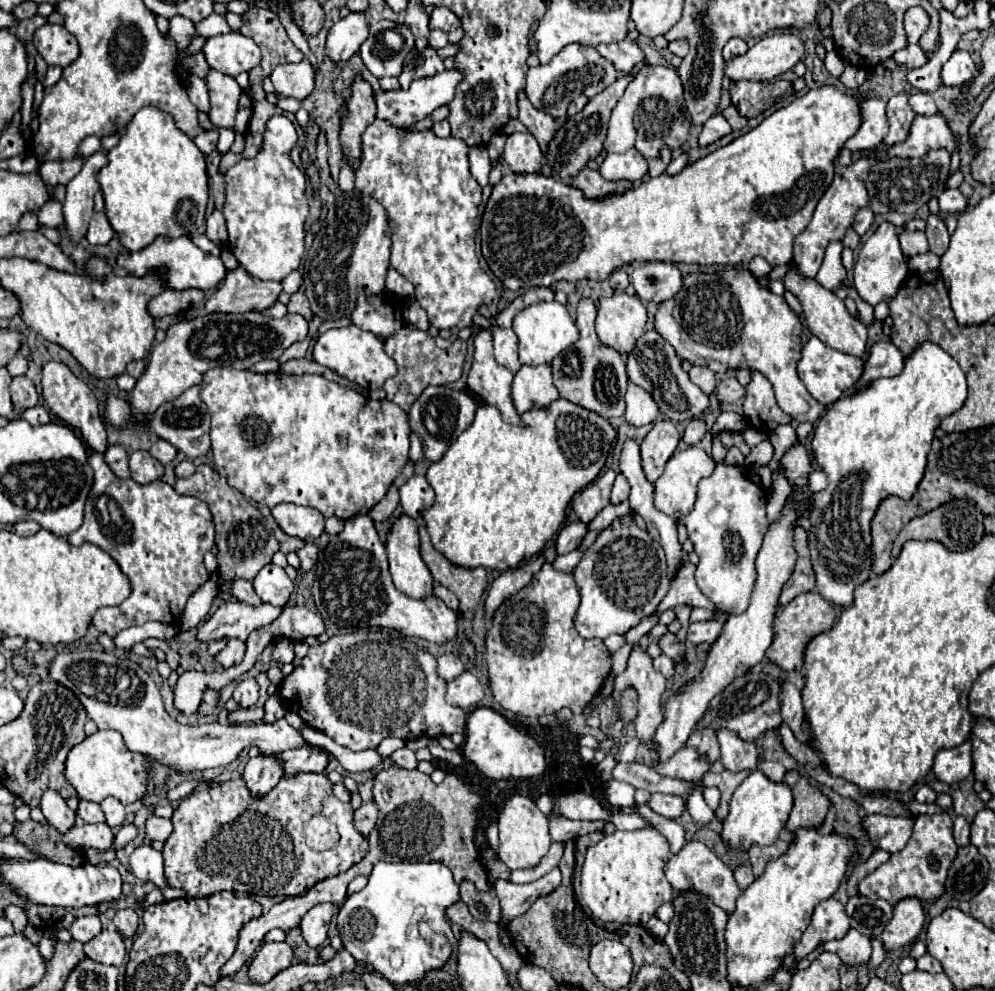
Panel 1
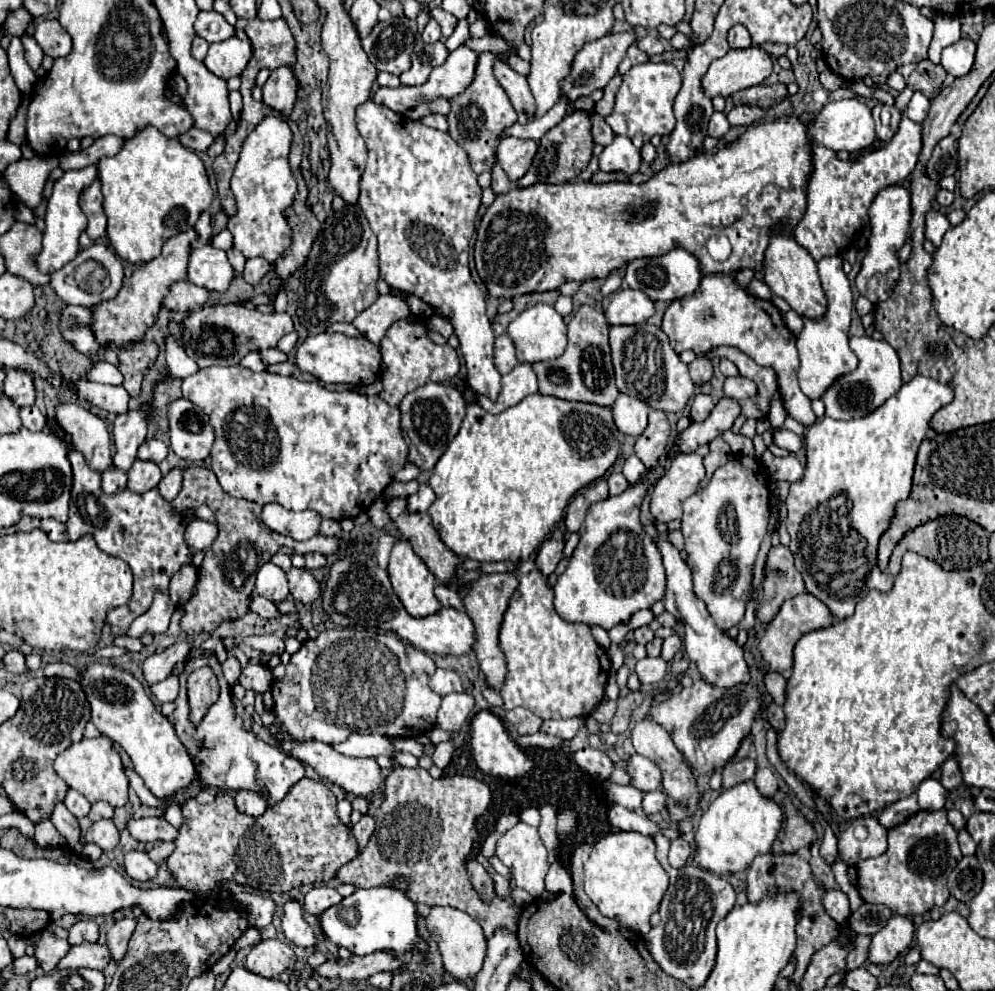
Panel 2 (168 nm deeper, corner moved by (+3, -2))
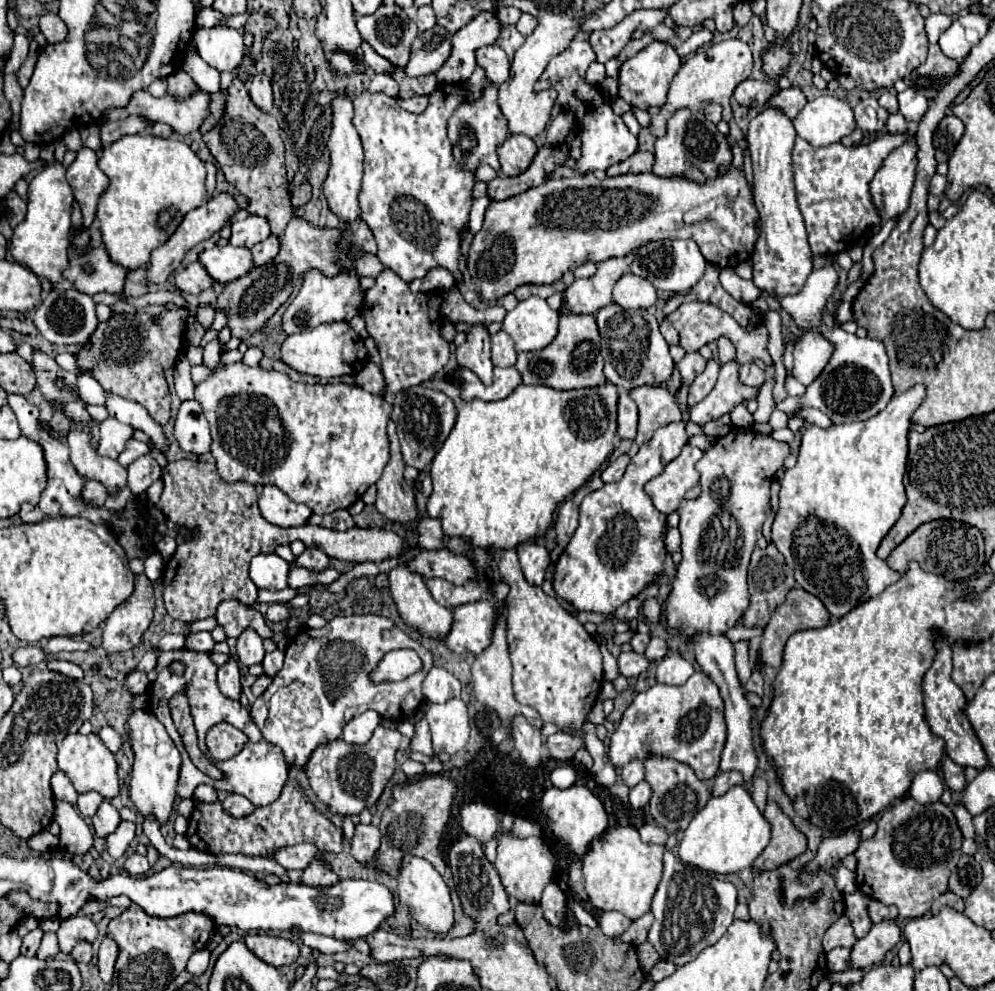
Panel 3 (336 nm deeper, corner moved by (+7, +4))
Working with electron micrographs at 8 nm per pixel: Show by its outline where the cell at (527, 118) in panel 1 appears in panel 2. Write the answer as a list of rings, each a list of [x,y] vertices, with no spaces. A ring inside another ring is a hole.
[[[497,59],[493,65],[493,73],[495,79],[499,81],[499,85],[505,89],[505,93],[509,95],[513,107],[517,111],[525,111],[525,113],[535,113],[535,101],[533,95],[529,91],[529,85],[525,81],[523,75],[517,75],[517,71],[513,71],[505,61]]]

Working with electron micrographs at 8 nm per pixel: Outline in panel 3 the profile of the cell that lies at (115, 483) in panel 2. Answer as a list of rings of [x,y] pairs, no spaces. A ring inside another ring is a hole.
[[[87,481],[85,489],[81,491],[81,495],[91,505],[105,505],[105,501],[107,501],[107,487],[103,483],[99,483],[99,481]]]

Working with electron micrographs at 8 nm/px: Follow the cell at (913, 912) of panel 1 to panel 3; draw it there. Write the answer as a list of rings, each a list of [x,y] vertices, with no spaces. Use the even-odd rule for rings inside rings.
[[[881,921],[871,927],[871,931],[855,943],[851,949],[851,967],[869,969],[879,965],[887,951],[891,951],[901,939],[901,929],[895,921]]]

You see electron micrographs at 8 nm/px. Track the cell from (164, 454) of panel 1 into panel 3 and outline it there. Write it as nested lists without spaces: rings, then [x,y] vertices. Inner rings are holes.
[[[129,439],[127,441],[127,445],[125,445],[125,451],[117,457],[117,461],[123,465],[123,467],[127,467],[131,461],[135,461],[137,457],[141,457],[141,455],[147,455],[149,453],[149,445],[145,443],[145,441],[139,441],[139,439]]]

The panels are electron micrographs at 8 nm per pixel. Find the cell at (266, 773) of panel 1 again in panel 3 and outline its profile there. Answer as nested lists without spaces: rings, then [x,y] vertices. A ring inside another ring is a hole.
[[[227,795],[225,801],[223,801],[223,809],[229,813],[229,815],[249,815],[255,811],[255,805],[247,799],[247,797],[241,797],[241,795]]]

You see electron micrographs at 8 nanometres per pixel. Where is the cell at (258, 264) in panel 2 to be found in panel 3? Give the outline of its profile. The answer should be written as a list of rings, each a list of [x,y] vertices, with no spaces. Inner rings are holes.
[[[271,235],[267,241],[261,241],[261,243],[253,245],[249,251],[251,251],[251,255],[253,255],[253,265],[259,267],[259,265],[271,261],[271,259],[277,255],[277,251],[279,251],[279,241],[277,241],[277,237]]]

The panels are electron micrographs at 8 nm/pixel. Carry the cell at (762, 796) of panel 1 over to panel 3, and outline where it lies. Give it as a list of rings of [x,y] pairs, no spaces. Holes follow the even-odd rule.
[[[743,785],[731,787],[725,795],[711,797],[707,805],[693,817],[679,843],[679,857],[685,863],[697,865],[713,873],[739,873],[753,865],[759,853],[771,839],[771,825],[757,809],[749,791]]]

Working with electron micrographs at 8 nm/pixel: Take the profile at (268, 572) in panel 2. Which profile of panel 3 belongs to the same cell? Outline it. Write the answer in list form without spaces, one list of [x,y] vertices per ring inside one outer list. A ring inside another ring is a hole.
[[[275,553],[253,557],[249,569],[249,577],[257,585],[257,589],[269,589],[269,591],[285,589],[287,573],[289,573],[289,563]]]

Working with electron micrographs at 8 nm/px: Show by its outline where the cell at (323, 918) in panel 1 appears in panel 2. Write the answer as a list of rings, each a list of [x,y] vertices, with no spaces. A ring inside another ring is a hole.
[[[317,883],[305,893],[305,911],[309,911],[311,915],[317,917],[327,907],[331,907],[335,903],[341,903],[341,899],[343,897],[337,893],[337,889],[329,887],[329,885],[323,885],[323,883]]]

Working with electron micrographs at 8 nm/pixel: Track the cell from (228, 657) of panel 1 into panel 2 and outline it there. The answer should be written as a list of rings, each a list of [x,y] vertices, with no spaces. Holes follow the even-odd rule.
[[[227,657],[227,661],[221,665],[221,669],[223,669],[223,675],[229,681],[229,685],[235,685],[239,679],[239,673],[241,673],[239,661],[235,657]]]

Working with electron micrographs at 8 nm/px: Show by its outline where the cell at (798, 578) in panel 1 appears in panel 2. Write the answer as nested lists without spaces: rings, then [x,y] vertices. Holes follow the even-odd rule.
[[[785,545],[771,547],[765,561],[765,575],[757,605],[757,619],[767,625],[785,599],[805,593],[805,583],[793,565],[793,555]]]

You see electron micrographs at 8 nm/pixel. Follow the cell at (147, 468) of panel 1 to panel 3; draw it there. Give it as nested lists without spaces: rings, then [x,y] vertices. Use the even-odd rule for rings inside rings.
[[[143,455],[127,467],[127,485],[133,495],[143,495],[149,489],[149,485],[159,477],[161,477],[161,467],[151,455]]]

